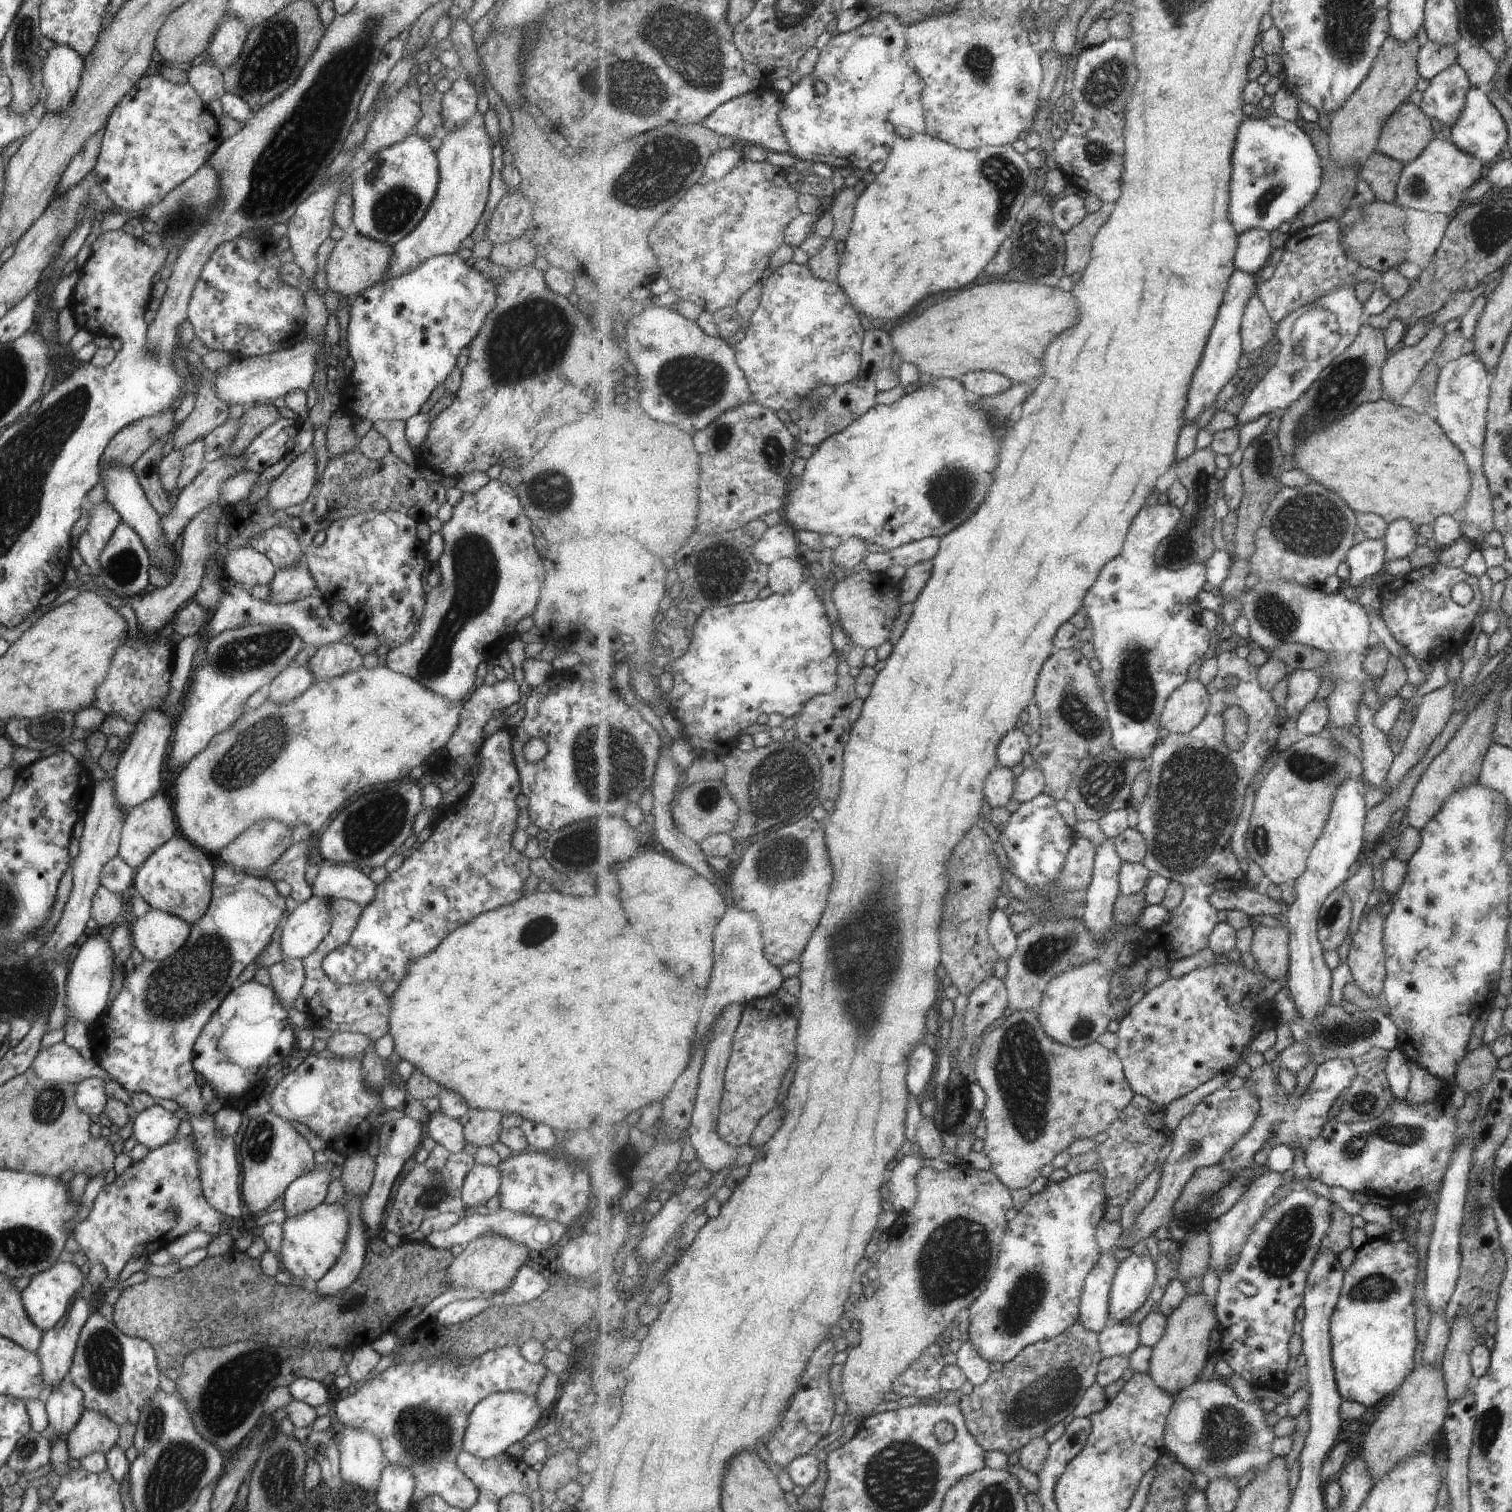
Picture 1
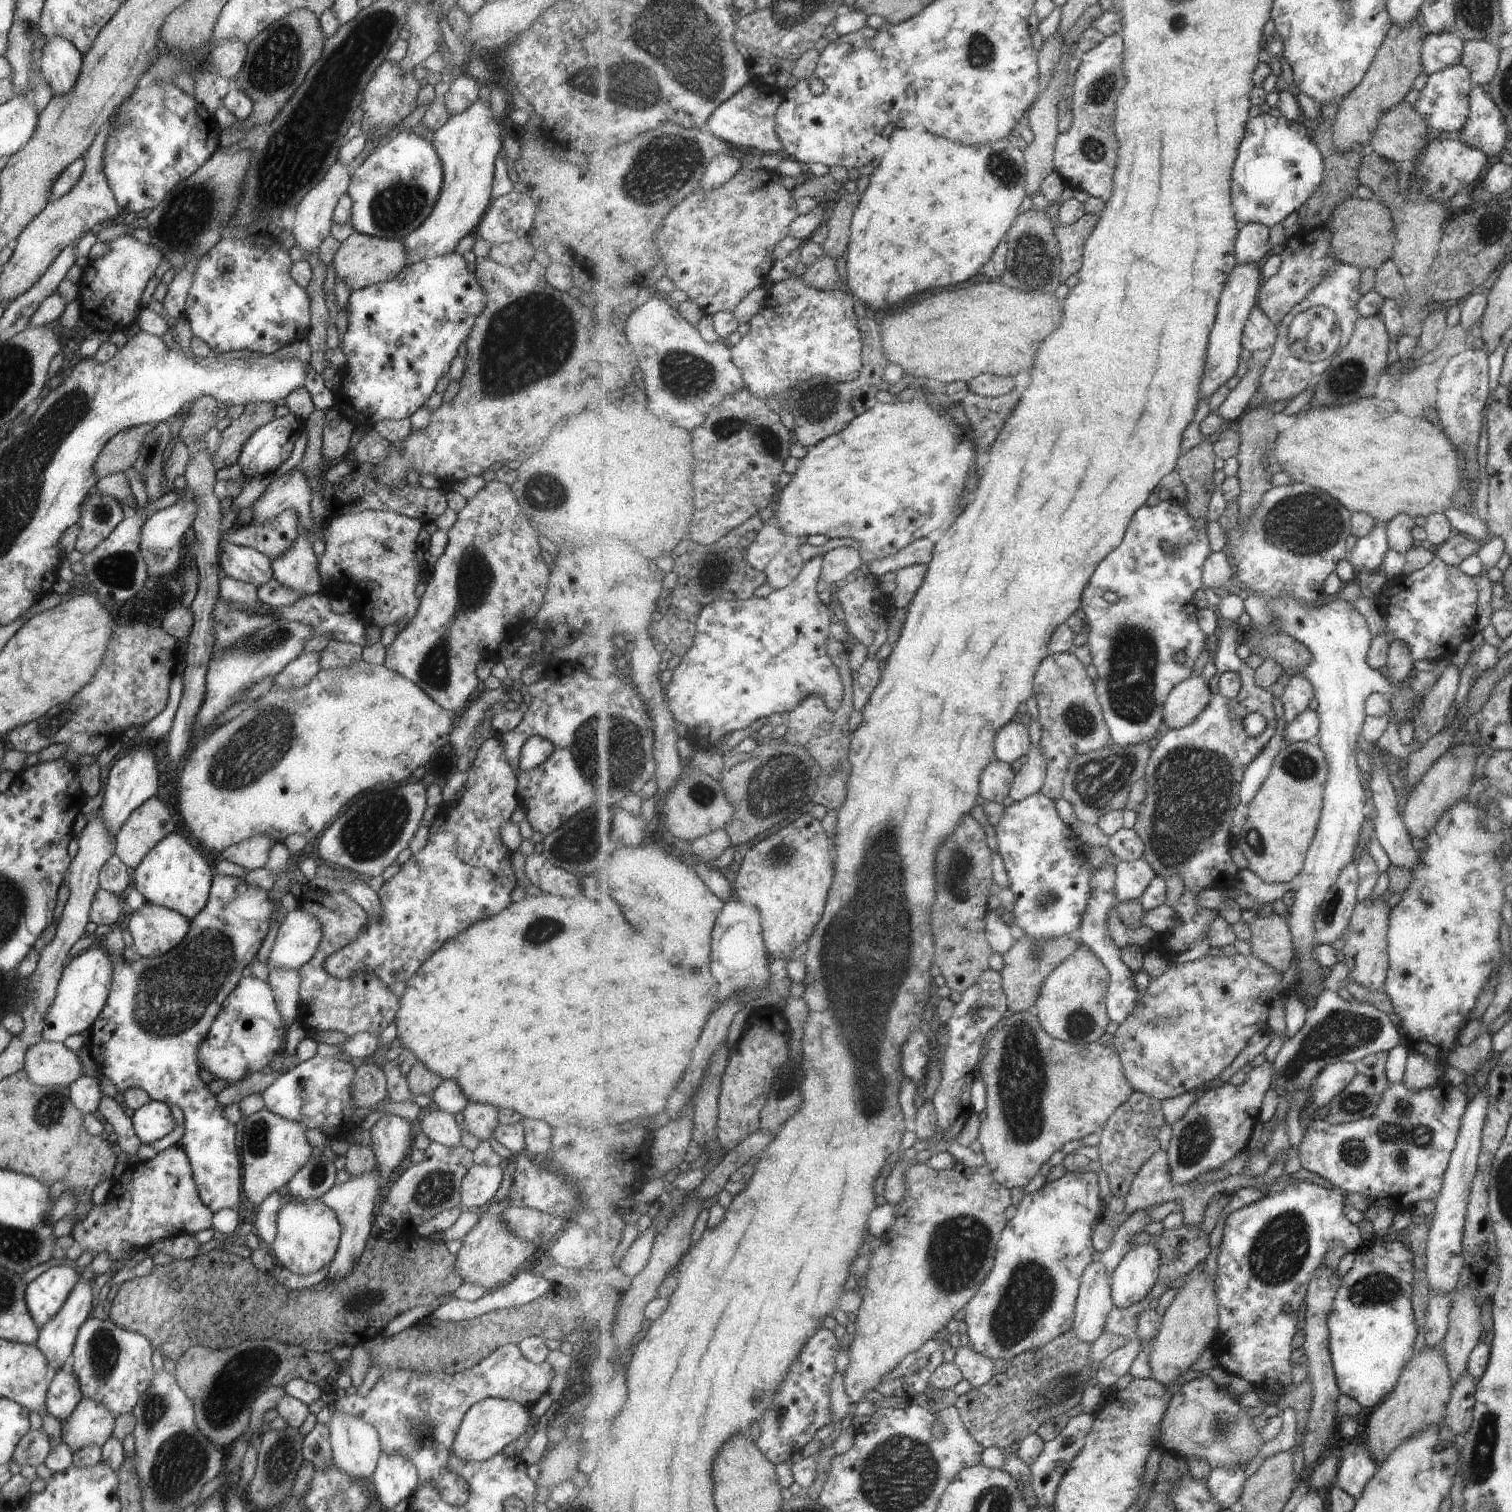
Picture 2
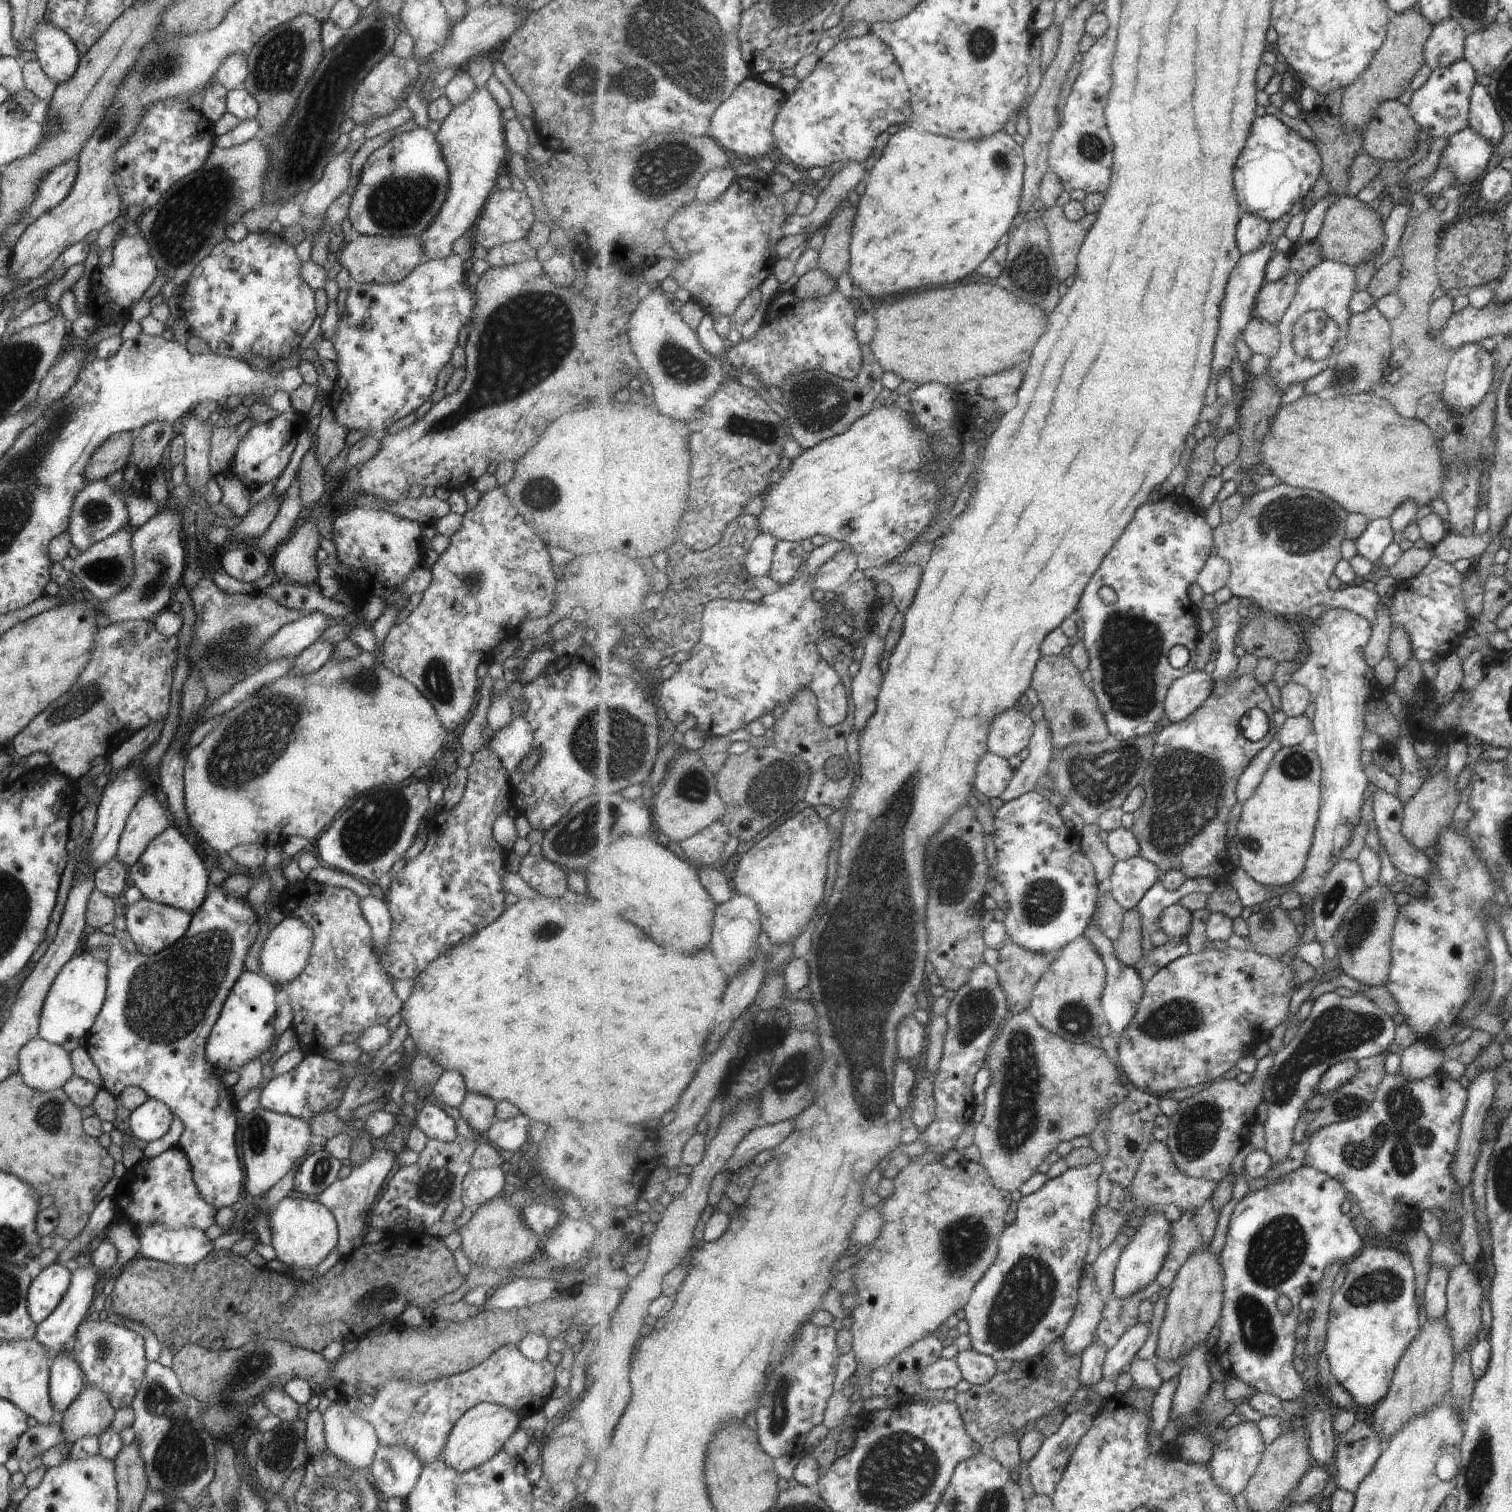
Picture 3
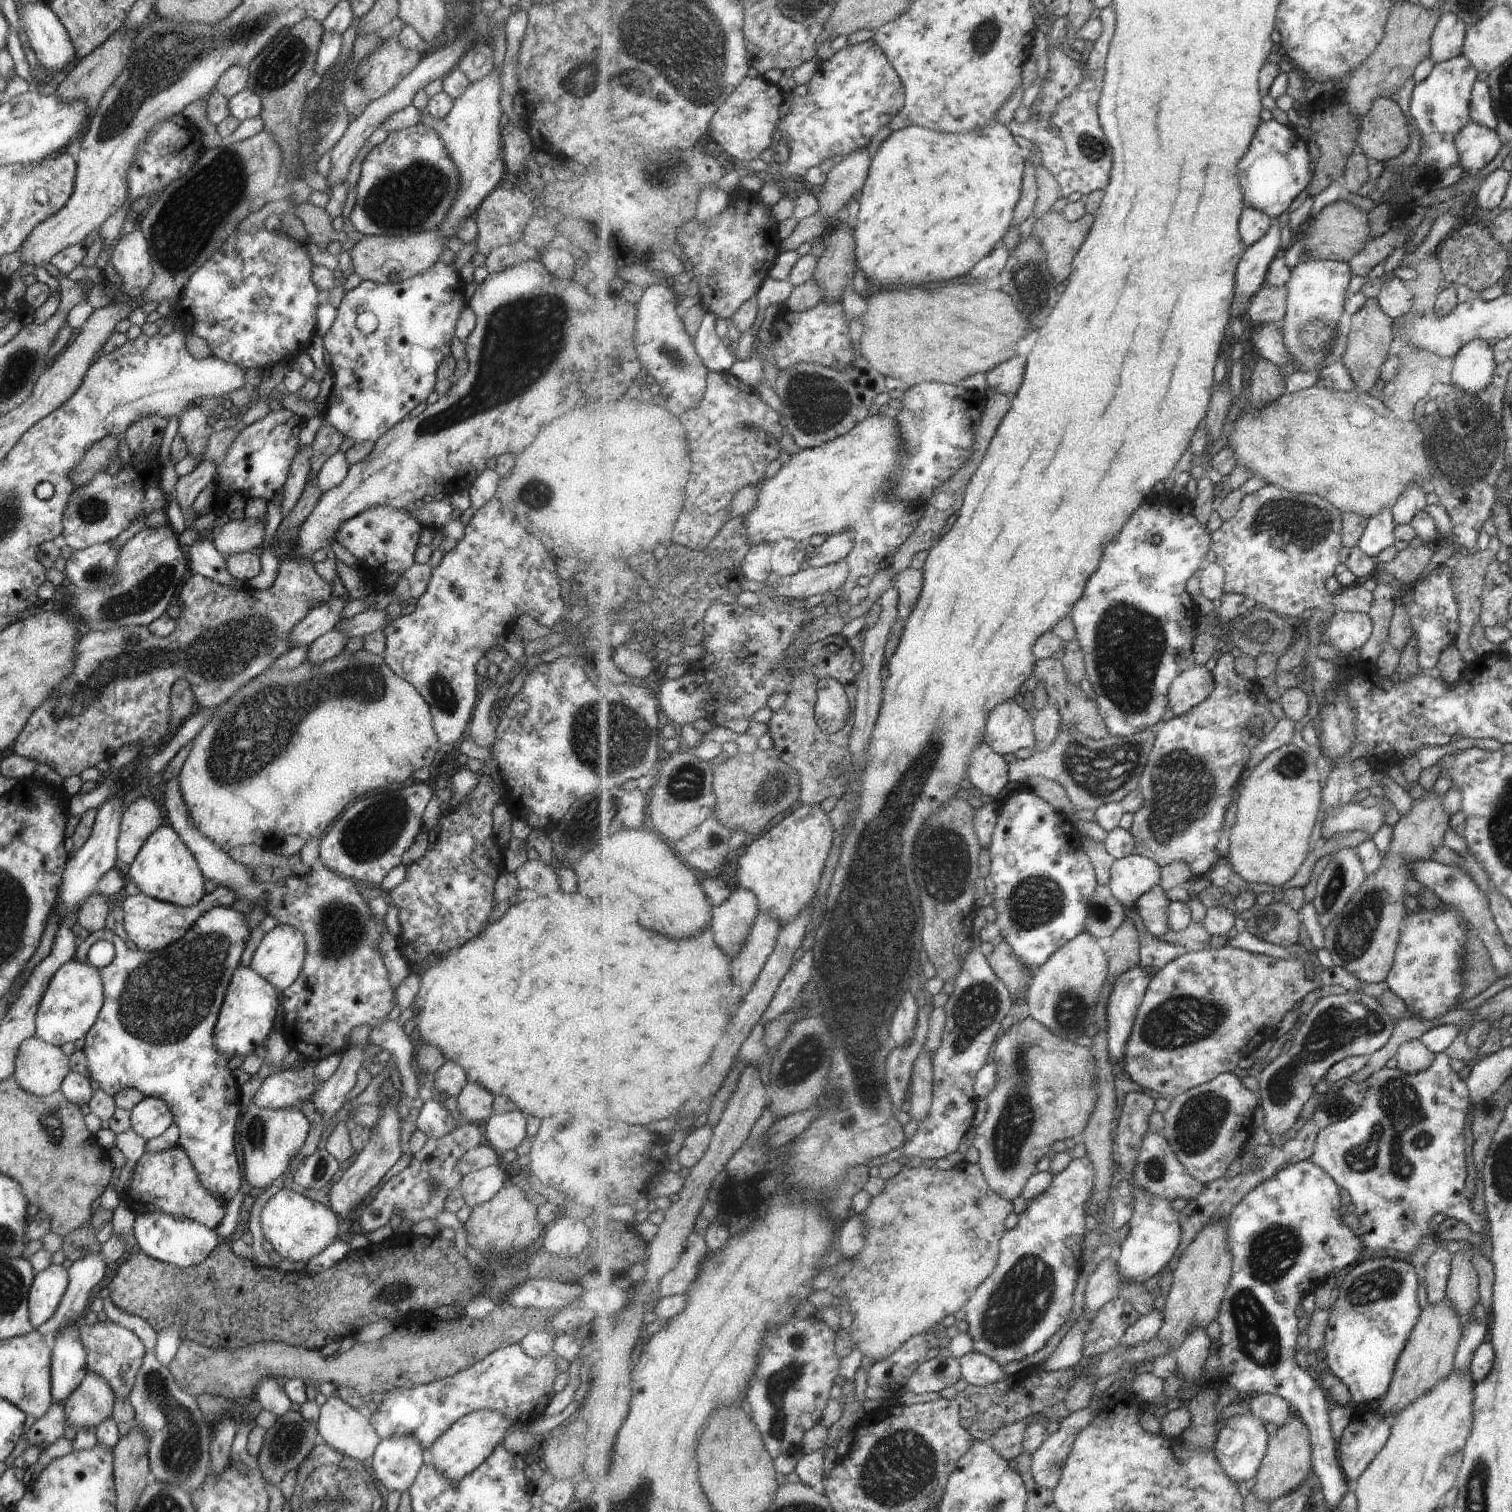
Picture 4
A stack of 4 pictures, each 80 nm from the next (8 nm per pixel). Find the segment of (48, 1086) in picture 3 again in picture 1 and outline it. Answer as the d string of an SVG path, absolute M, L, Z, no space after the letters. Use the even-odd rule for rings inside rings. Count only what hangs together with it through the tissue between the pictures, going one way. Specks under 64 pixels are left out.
M64 1041L56 1042L49 1048L40 1048L32 1060L31 1068L45 1082L76 1084L84 1078L95 1077L110 1087L115 1087L117 1083L93 1058L83 1059L76 1049Z

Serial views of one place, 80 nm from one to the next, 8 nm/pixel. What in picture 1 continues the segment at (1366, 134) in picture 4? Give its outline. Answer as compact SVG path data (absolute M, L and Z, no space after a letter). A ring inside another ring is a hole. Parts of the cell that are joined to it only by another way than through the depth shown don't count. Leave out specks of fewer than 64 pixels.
M1404 103L1388 118L1378 150L1404 164L1419 157L1433 138L1429 118L1420 107Z

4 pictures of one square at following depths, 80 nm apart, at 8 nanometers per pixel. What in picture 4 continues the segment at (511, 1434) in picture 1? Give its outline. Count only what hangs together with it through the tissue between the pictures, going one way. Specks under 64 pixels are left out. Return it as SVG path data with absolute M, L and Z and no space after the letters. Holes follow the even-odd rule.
M473 1410L455 1420L451 1426L442 1432L441 1436L428 1447L431 1456L431 1468L437 1470L442 1482L455 1484L473 1471L493 1452L497 1442L507 1434L511 1423L503 1418L503 1414L495 1410Z

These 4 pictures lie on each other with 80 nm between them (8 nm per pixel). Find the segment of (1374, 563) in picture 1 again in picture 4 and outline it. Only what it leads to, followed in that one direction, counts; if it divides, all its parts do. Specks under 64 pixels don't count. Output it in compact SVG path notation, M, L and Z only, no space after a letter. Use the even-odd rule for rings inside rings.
M1391 507L1381 510L1380 514L1375 514L1368 520L1368 526L1359 542L1358 548L1367 552L1369 556L1376 558L1383 550L1393 545L1393 518Z

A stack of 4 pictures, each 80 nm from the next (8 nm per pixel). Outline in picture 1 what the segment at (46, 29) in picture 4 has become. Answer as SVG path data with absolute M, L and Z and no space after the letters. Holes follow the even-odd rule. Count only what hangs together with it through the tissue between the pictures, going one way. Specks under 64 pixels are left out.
M53 44L42 61L42 102L46 112L63 113L79 88L84 59L68 46Z

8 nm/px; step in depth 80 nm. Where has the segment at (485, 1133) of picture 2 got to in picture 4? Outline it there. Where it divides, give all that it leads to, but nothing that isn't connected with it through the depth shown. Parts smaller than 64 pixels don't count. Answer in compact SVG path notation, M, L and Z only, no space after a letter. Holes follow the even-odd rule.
M467 1082L456 1097L457 1111L462 1116L463 1122L471 1122L483 1127L487 1118L491 1116L494 1098L493 1095L477 1083Z

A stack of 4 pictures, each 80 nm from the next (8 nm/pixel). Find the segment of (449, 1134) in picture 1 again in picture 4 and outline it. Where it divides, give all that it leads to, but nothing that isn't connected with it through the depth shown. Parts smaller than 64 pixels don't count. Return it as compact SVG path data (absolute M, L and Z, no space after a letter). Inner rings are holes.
M440 1101L425 1102L417 1114L416 1127L427 1139L441 1139L455 1128L450 1112Z

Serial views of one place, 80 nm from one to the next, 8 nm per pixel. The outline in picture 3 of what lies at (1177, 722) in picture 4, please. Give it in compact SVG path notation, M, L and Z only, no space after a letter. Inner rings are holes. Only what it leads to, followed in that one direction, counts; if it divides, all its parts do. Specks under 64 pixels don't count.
M1232 595L1231 598L1224 604L1217 606L1217 616L1218 616L1218 627L1217 627L1217 658L1214 661L1215 670L1212 673L1212 676L1215 678L1215 688L1212 697L1209 698L1208 702L1205 702L1204 706L1201 706L1199 710L1197 710L1194 714L1191 714L1187 720L1181 720L1181 722L1173 722L1169 724L1169 726L1161 728L1156 734L1156 746L1153 750L1153 755L1151 756L1151 761L1147 771L1145 772L1145 777L1142 783L1144 788L1144 792L1146 793L1146 799L1144 800L1143 804L1141 805L1140 809L1137 809L1134 814L1134 825L1130 828L1133 834L1140 842L1141 846L1141 857L1148 859L1150 862L1157 864L1163 873L1169 872L1172 869L1183 870L1189 879L1194 878L1210 878L1216 884L1219 883L1228 883L1230 882L1230 877L1234 866L1229 860L1229 844L1225 843L1227 840L1227 822L1229 822L1229 818L1231 818L1231 810L1235 808L1235 804L1238 803L1237 797L1237 786L1243 772L1247 770L1247 768L1251 765L1251 762L1255 759L1255 756L1261 752L1261 750L1267 749L1271 747L1274 742L1274 738L1276 737L1277 732L1277 724L1274 720L1275 715L1275 708L1273 708L1273 704L1271 704L1271 698L1269 698L1269 694L1265 692L1265 688L1254 678L1253 674L1243 675L1236 680L1232 679L1231 674L1237 670L1237 666L1239 666L1239 658L1235 656L1235 648L1239 646L1238 635L1239 630L1241 630L1241 626L1244 622L1242 618L1239 617L1239 607L1241 606L1239 602L1240 598L1237 596ZM1225 679L1232 679L1230 680L1230 685L1226 685ZM1254 709L1260 709L1268 715L1271 729L1269 730L1269 734L1265 736L1262 740L1259 741L1251 741L1249 738L1245 738L1245 734L1243 734L1243 728L1241 728L1241 720L1243 716Z

